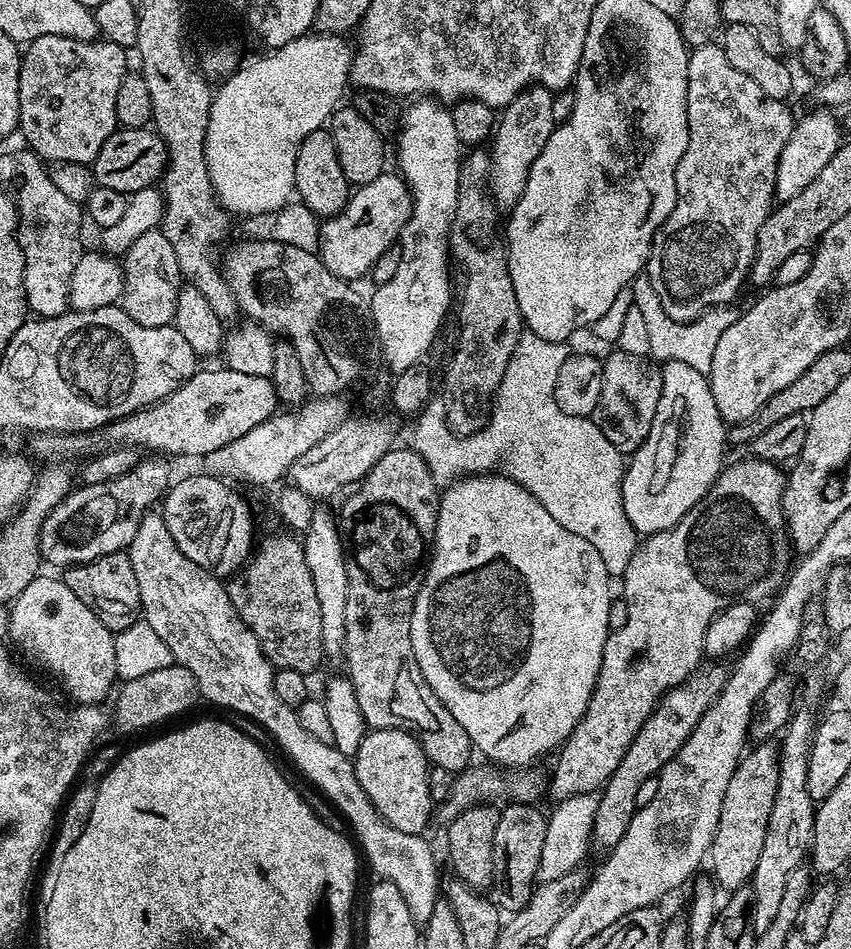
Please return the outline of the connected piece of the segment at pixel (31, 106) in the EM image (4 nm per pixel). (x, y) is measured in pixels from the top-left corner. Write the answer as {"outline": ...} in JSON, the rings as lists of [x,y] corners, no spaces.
{"outline":[[[46,34],[37,40],[27,41],[26,47],[22,52],[20,61],[20,126],[19,135],[24,135],[24,140],[29,149],[40,157],[41,161],[49,162],[53,165],[58,164],[87,164],[91,165],[92,159],[98,154],[98,150],[102,150],[102,142],[106,142],[106,138],[110,138],[110,134],[114,134],[118,127],[115,114],[115,102],[117,101],[118,86],[122,85],[125,75],[130,72],[128,66],[129,53],[122,46],[118,46],[114,42],[103,38],[94,40],[75,40],[74,38],[62,38],[54,34]]]}

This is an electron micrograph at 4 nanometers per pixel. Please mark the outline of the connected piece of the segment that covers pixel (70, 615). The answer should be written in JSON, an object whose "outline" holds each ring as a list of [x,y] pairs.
{"outline":[[[47,574],[37,576],[36,580],[30,582],[30,586],[26,586],[26,590],[22,590],[22,594],[18,594],[18,598],[12,601],[10,609],[8,630],[10,640],[13,640],[30,659],[37,660],[50,675],[57,676],[61,686],[69,692],[67,695],[75,703],[100,704],[103,696],[108,691],[109,693],[113,691],[118,680],[114,658],[116,637],[98,618],[98,614],[94,614],[94,610],[90,610],[90,606],[86,606],[86,602],[82,602],[82,598],[78,598],[78,594],[70,590],[70,586],[66,586],[63,578],[56,577],[55,580]]]}

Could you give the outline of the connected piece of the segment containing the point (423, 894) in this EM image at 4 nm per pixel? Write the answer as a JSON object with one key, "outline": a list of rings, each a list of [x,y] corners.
{"outline":[[[149,510],[145,512],[142,522],[138,522],[138,534],[134,534],[134,538],[129,542],[126,551],[130,558],[130,566],[134,566],[134,578],[138,578],[138,594],[140,595],[140,611],[142,613],[143,623],[152,627],[152,629],[158,633],[158,638],[162,638],[162,642],[166,642],[166,646],[170,646],[170,654],[172,655],[173,661],[182,665],[184,668],[188,668],[190,674],[194,674],[194,682],[196,683],[199,695],[203,697],[203,699],[205,696],[210,703],[217,704],[220,708],[229,708],[232,712],[241,712],[242,715],[249,716],[252,720],[257,720],[257,722],[276,739],[277,746],[292,759],[293,766],[296,767],[314,787],[316,787],[314,788],[315,791],[319,793],[324,800],[337,809],[346,821],[350,832],[352,828],[353,833],[351,832],[351,835],[354,837],[355,843],[358,845],[359,851],[362,853],[366,864],[366,859],[368,859],[369,866],[380,875],[377,877],[379,877],[383,883],[398,886],[398,894],[402,894],[402,898],[406,901],[406,906],[410,909],[410,918],[414,918],[414,922],[418,926],[427,924],[430,914],[434,914],[434,902],[441,899],[442,896],[442,879],[440,880],[440,874],[436,870],[436,856],[432,853],[431,846],[424,841],[425,837],[423,835],[415,836],[414,834],[402,834],[402,830],[394,830],[394,826],[390,826],[382,819],[378,814],[378,810],[374,810],[370,798],[366,798],[366,790],[362,790],[362,786],[358,782],[358,778],[356,777],[356,766],[350,759],[350,756],[346,753],[340,753],[333,743],[327,744],[326,742],[318,742],[318,738],[314,738],[314,734],[308,733],[308,731],[302,727],[302,722],[298,722],[296,709],[286,706],[286,702],[282,702],[282,698],[278,698],[278,694],[274,694],[274,678],[276,677],[274,667],[271,661],[264,656],[263,650],[259,646],[258,638],[247,628],[246,622],[239,617],[234,606],[231,604],[225,585],[221,583],[217,577],[213,576],[207,568],[198,566],[198,562],[190,562],[190,558],[186,558],[186,554],[182,554],[182,550],[178,550],[174,538],[170,538],[170,530],[166,530],[166,522],[159,511]]]}

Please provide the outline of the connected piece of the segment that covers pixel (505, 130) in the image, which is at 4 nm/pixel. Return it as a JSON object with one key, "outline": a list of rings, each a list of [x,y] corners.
{"outline":[[[533,86],[526,88],[502,109],[498,123],[491,137],[490,155],[492,165],[488,175],[488,186],[493,200],[501,209],[511,210],[522,198],[522,190],[526,190],[526,178],[530,174],[530,166],[534,166],[534,158],[542,154],[542,146],[556,128],[557,122],[552,109],[553,93],[549,89]]]}

